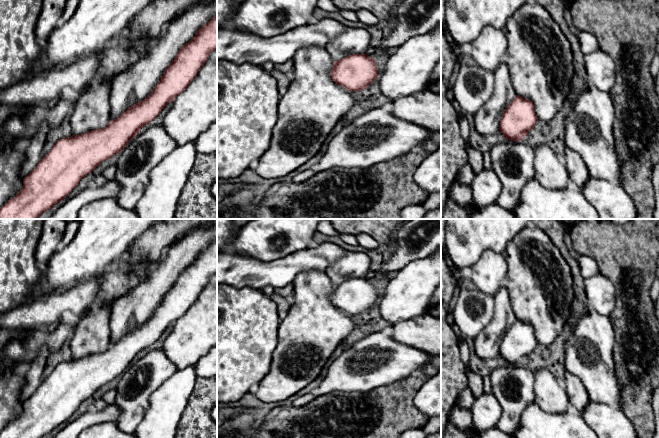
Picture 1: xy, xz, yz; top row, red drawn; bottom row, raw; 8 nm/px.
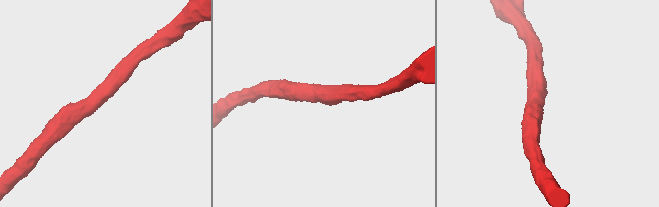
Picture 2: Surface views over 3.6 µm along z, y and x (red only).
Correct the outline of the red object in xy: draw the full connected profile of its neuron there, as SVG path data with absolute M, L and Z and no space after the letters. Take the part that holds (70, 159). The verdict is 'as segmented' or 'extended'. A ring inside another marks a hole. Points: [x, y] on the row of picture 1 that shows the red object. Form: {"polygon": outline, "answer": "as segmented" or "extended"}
{"polygon": "M217 0L194 5L177 16L168 26L165 35L155 43L149 52L132 67L118 75L110 92L111 121L104 128L57 141L37 166L23 178L22 189L0 209L0 219L37 219L43 212L63 200L98 165L120 153L139 130L152 122L181 92L183 92L207 61L210 53L217 48Z", "answer": "extended"}

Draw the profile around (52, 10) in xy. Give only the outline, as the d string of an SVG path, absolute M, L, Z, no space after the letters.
M43 0L43 6L35 29L37 43L41 48L46 45L51 32L57 26L66 2L67 0Z

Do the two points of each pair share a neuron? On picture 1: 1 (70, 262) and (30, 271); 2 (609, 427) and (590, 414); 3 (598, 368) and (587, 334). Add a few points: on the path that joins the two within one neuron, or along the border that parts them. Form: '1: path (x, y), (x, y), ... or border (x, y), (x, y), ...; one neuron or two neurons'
1: border (41, 272), (40, 278), (33, 289), (34, 295); two neurons
2: path (604, 422), (595, 414); one neuron
3: path (597, 360), (589, 351), (588, 342); one neuron

